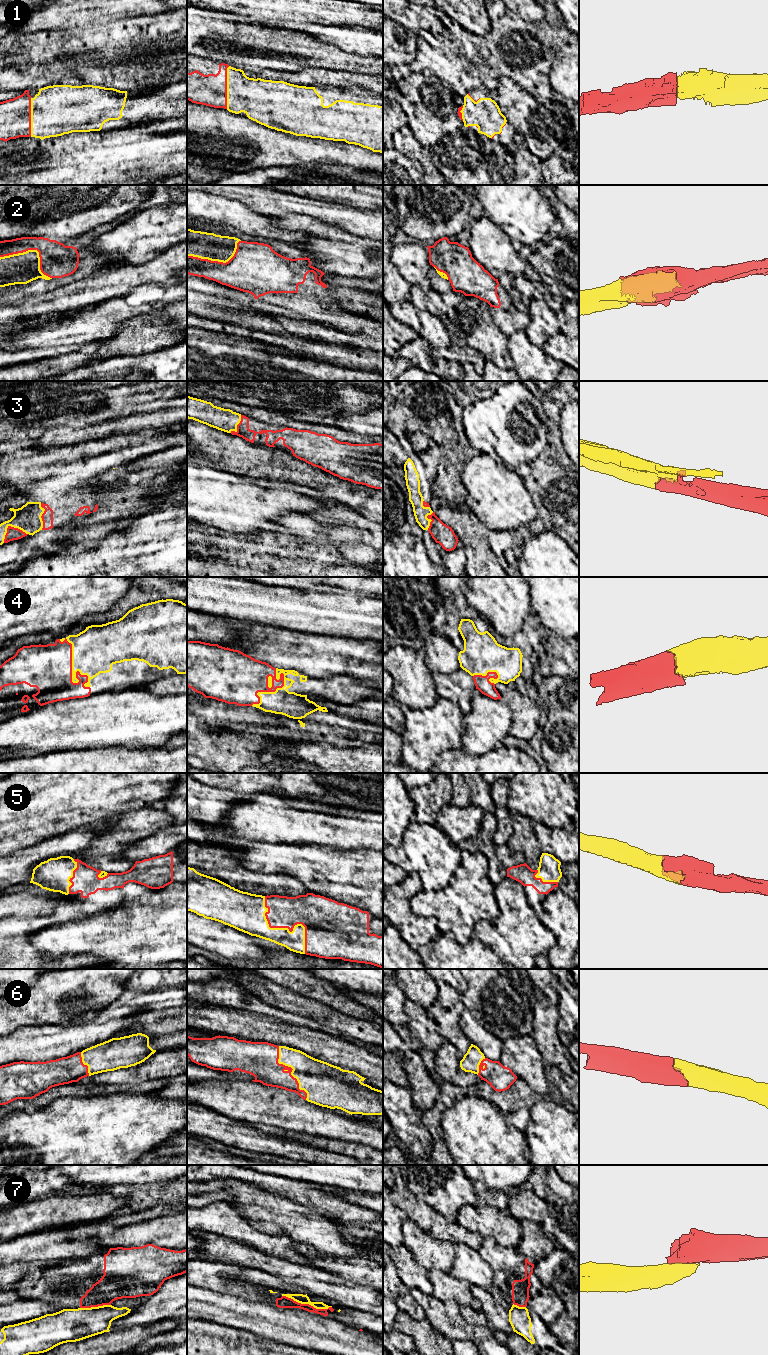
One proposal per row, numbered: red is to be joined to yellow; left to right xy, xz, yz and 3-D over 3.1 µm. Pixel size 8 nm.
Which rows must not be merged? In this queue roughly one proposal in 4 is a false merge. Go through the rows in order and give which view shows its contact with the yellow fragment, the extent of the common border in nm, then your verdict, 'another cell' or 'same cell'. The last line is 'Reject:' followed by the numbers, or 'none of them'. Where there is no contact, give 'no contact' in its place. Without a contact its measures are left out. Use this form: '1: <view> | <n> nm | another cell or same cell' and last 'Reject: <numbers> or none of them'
1: xz | 340 nm | same cell
2: xy | 460 nm | same cell
3: xy | 220 nm | same cell
4: xy | 460 nm | same cell
5: xz | 550 nm | same cell
6: xz | 480 nm | same cell
7: xz | 420 nm | another cell
Reject: 7

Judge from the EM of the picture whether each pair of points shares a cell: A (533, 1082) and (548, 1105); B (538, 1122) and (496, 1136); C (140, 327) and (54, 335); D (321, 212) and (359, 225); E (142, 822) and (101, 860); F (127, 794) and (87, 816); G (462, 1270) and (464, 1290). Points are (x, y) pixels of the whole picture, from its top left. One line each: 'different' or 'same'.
A: different
B: different
C: different
D: same
E: same
F: same
G: different

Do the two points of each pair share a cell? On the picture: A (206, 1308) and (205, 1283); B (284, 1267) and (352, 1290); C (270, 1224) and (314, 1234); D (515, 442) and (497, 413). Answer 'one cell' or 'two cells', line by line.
A: two cells
B: one cell
C: one cell
D: one cell

